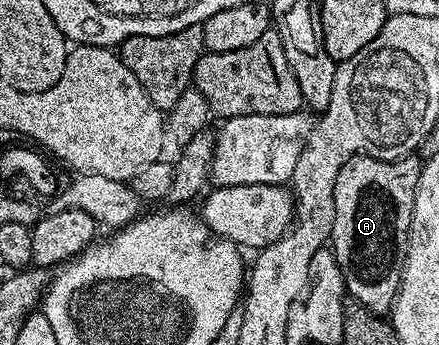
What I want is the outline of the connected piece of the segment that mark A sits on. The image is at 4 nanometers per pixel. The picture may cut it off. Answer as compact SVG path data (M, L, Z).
M356 154L349 158L335 180L335 224L331 249L345 277L348 297L354 298L373 314L388 315L401 286L401 267L405 261L405 244L409 240L409 225L415 204L415 188L423 162L420 157L410 156L395 160L379 160L370 154Z

